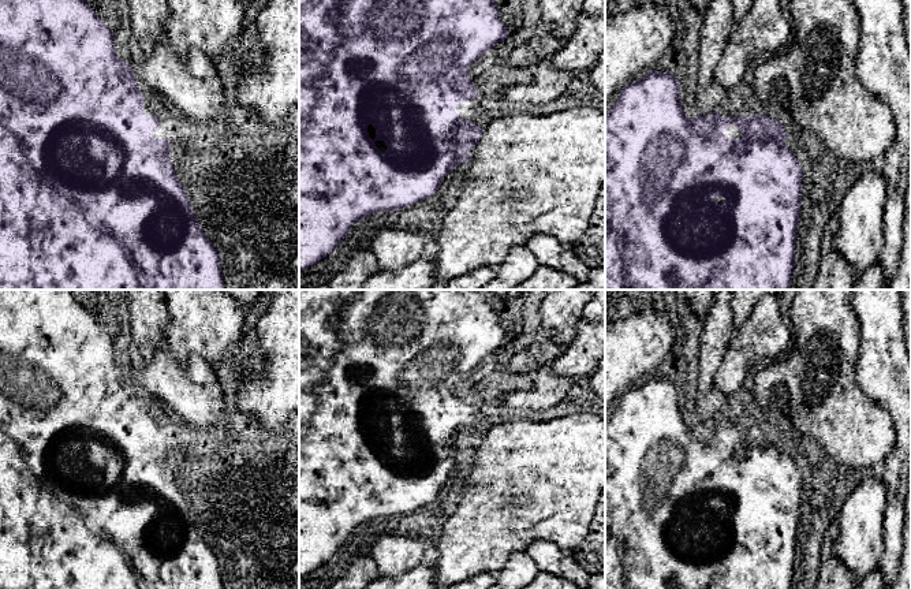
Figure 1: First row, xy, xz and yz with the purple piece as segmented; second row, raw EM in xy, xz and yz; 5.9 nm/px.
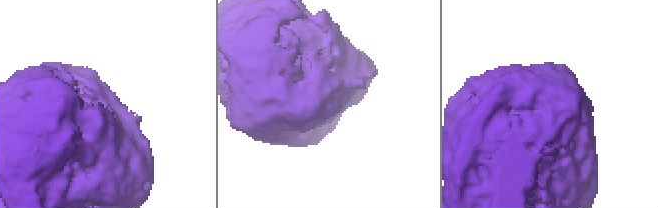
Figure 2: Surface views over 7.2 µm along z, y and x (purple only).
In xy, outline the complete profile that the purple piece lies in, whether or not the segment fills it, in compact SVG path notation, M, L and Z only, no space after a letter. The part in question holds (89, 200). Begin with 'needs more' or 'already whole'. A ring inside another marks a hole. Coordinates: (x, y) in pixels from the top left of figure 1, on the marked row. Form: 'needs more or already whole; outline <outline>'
already whole; outline M0 0L0 290L225 290L220 257L194 215L169 154L169 142L152 134L160 130L157 116L143 112L143 96L128 61L116 56L113 34L85 0Z

